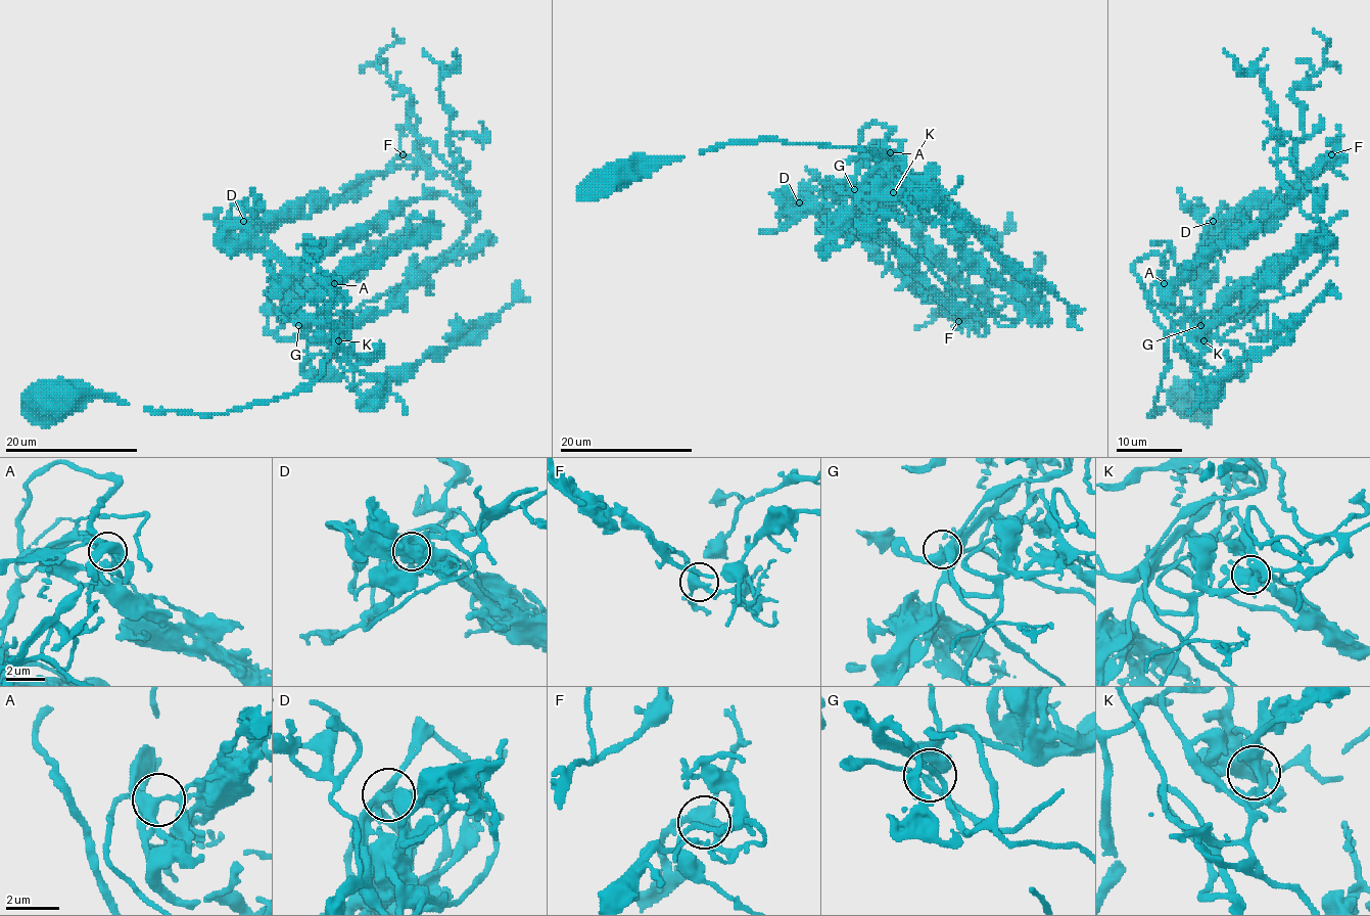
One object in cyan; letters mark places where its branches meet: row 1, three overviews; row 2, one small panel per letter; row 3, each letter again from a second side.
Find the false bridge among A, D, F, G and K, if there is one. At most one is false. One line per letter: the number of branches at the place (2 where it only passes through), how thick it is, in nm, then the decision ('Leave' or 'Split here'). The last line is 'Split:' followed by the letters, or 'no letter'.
A: Branches: 5. Thickness 320 nm. Leave
D: Branches: 3. Thickness 280 nm. Leave
F: Branches: 3. Thickness 360 nm. Leave
G: Branches: 5. Thickness 380 nm. Leave
K: Branches: 3. Thickness 360 nm. Leave
Split: no letter

